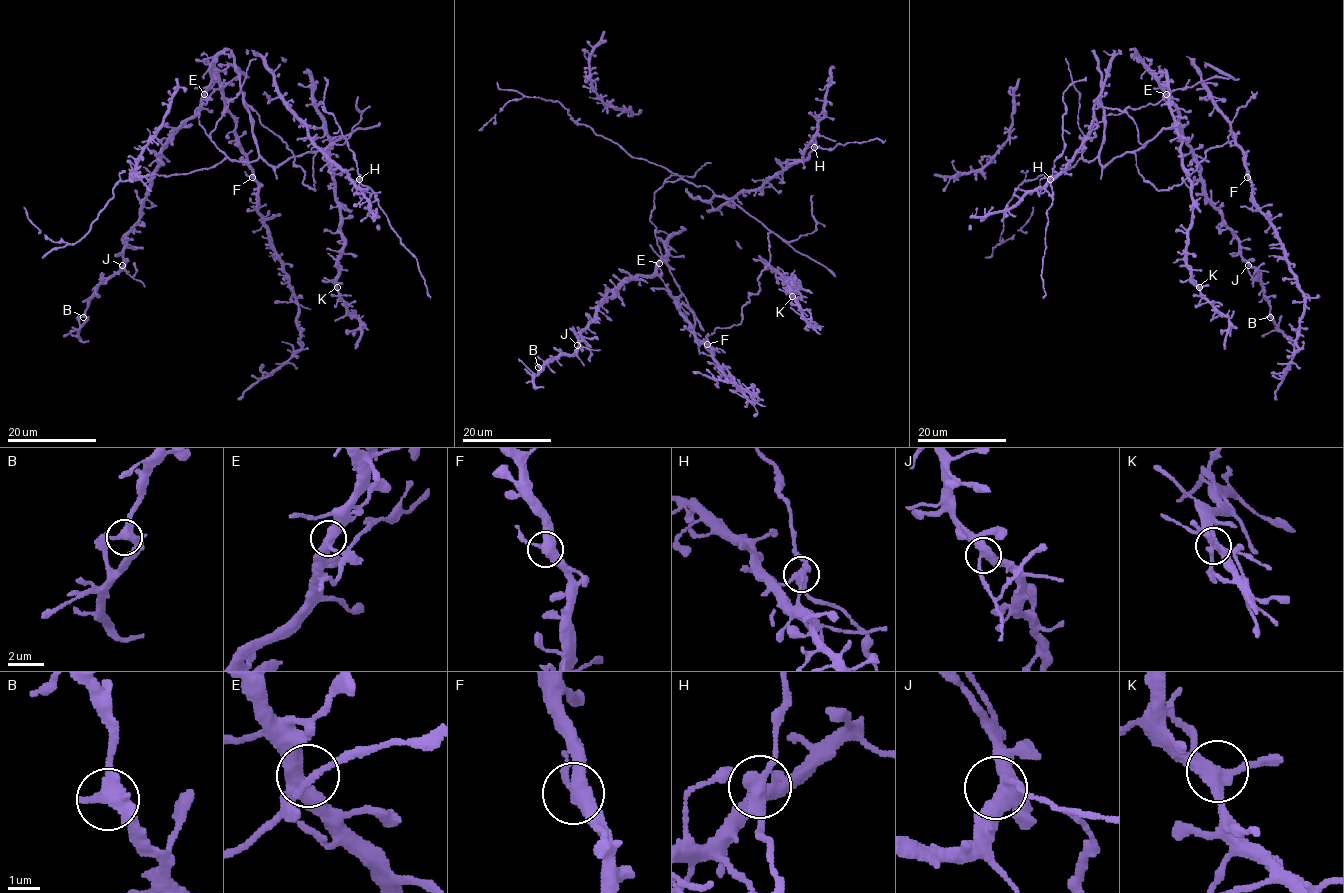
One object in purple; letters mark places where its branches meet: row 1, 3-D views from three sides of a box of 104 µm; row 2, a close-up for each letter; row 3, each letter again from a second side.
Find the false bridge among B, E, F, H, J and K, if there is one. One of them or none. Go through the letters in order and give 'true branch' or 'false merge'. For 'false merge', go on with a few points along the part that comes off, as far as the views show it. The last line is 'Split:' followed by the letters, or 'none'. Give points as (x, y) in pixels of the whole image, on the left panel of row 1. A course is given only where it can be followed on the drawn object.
B: true branch
E: true branch
F: true branch
H: false merge
J: true branch
K: true branch
Split: H

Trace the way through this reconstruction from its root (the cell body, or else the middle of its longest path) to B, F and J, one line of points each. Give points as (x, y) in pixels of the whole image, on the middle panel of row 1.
B: (661, 254), (652, 274), (628, 280), (599, 307), (572, 354), (538, 367)
F: (661, 254), (696, 317), (671, 296), (679, 312), (688, 321), (692, 333), (707, 344)
J: (661, 254), (662, 259), (652, 274), (628, 280), (599, 307), (595, 317), (581, 332), (577, 345)

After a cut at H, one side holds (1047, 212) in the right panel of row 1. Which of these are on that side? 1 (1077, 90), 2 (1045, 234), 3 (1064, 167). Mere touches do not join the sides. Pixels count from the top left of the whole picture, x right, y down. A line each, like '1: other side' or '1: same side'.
1: other side
2: same side
3: other side

